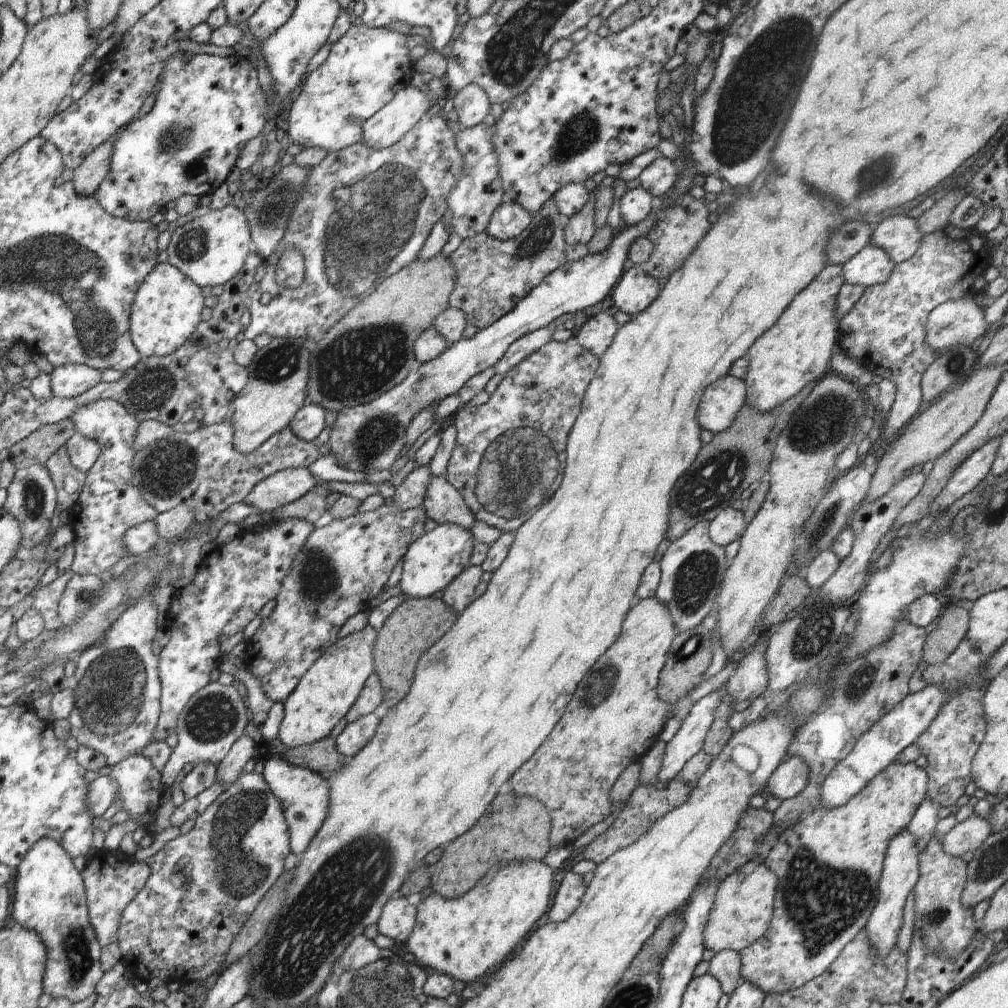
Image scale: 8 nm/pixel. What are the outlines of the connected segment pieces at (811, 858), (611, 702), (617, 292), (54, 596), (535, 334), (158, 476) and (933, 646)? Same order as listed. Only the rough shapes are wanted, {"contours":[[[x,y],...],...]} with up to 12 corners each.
{"contours":[[[894,761],[777,836],[770,928],[739,951],[766,995],[838,958],[878,902],[927,772]],[[636,600],[542,746],[510,777],[551,818],[550,848],[611,814],[618,776],[676,704],[656,687],[677,628]],[[641,266],[612,289],[613,310],[636,316],[660,294]],[[73,571],[31,592],[31,608],[44,622],[59,618],[60,602]],[[550,323],[515,340],[494,365],[506,374],[552,341]],[[230,423],[136,451],[132,486],[156,513],[210,519],[264,478],[307,468],[289,427],[250,454]],[[950,606],[927,634],[923,665],[938,665],[956,650],[969,611]]]}

